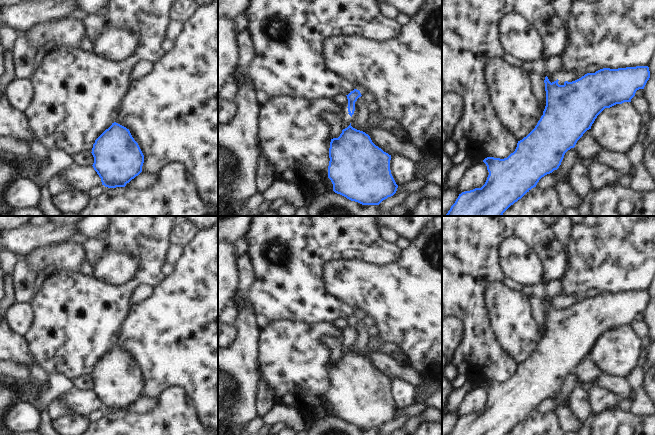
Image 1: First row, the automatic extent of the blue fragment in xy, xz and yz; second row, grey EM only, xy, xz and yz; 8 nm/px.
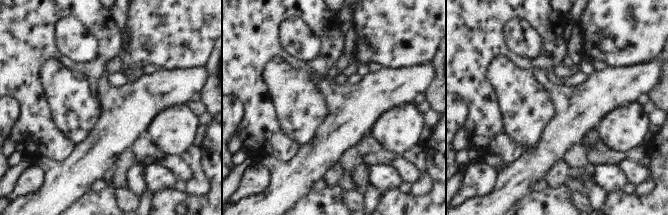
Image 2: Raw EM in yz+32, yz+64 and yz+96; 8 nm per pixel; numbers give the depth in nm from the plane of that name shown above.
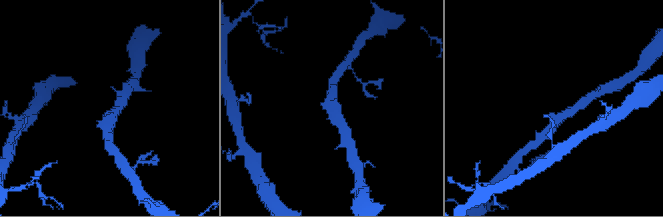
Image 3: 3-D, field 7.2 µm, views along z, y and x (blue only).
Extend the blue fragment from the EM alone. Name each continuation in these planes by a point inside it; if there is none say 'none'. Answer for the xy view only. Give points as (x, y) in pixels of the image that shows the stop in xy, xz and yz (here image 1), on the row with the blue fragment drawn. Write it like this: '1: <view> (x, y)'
none

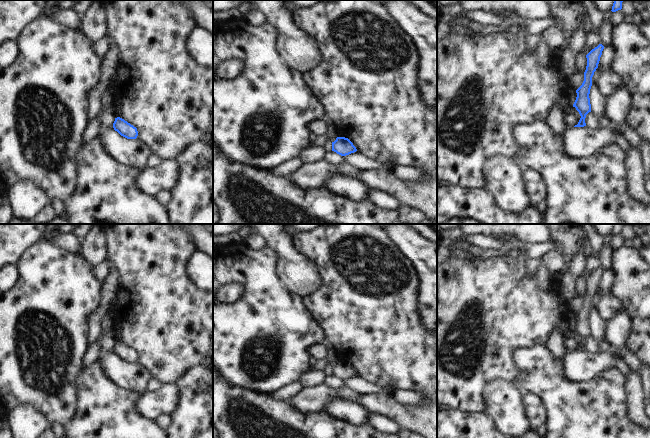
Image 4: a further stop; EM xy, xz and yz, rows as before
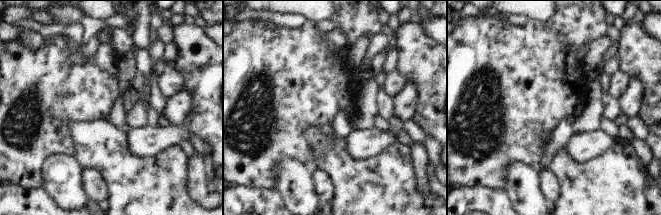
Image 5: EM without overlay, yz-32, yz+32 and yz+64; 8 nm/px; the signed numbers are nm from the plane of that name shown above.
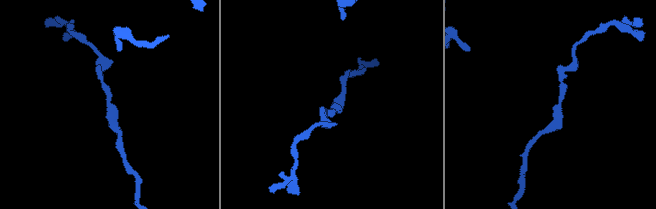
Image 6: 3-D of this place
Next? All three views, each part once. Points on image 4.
none

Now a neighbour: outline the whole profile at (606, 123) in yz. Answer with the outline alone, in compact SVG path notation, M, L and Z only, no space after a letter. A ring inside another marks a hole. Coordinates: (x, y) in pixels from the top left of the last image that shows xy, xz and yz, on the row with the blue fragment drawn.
M603 117L600 120L602 129L607 129L609 131L612 131L614 129L618 128L618 124L614 121L612 121L610 118L608 117Z

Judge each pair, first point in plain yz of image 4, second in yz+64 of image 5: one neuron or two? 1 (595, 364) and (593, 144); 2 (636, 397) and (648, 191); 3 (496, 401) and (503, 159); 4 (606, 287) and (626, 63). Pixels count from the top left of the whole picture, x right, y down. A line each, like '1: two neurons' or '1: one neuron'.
1: one neuron
2: two neurons
3: two neurons
4: two neurons

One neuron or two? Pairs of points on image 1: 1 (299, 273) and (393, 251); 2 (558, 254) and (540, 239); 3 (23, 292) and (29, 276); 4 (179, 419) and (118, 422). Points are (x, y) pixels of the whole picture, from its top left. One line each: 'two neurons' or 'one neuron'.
1: one neuron
2: one neuron
3: one neuron
4: one neuron

